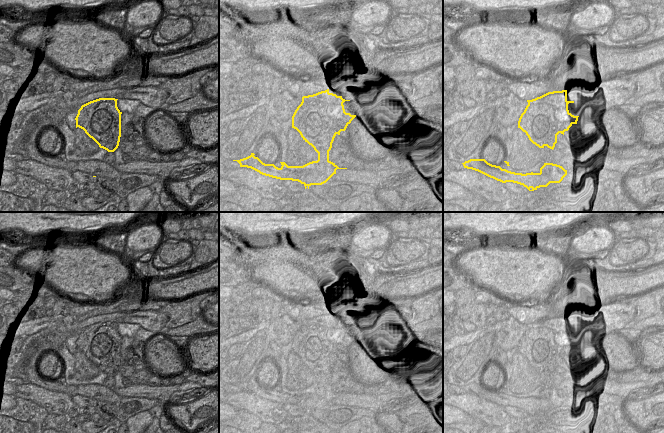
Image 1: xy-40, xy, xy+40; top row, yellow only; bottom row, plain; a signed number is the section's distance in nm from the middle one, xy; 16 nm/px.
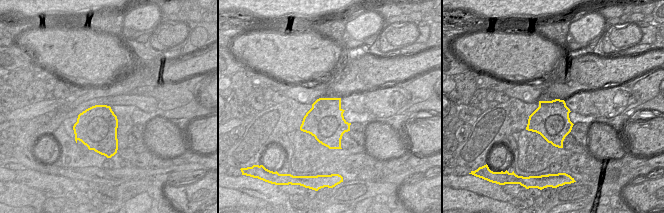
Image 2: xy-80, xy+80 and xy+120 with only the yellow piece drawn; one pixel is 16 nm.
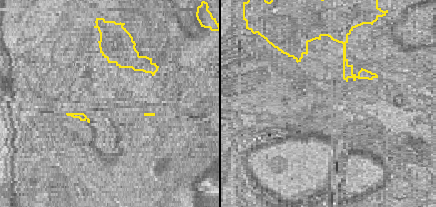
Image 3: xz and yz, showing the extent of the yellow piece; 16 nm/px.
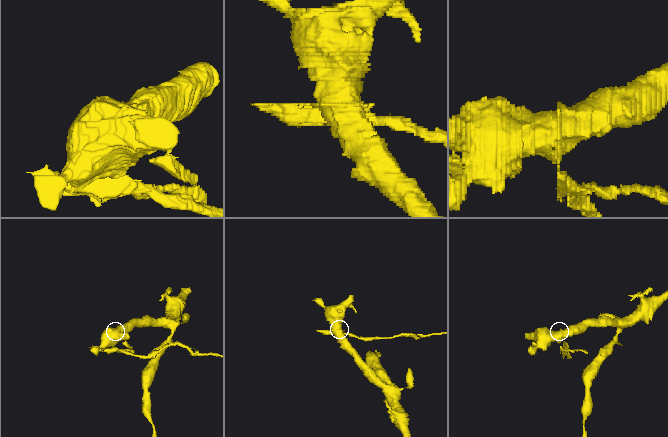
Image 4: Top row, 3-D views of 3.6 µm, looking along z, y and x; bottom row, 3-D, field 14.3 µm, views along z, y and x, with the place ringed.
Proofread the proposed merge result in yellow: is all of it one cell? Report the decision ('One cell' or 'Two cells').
Two cells

